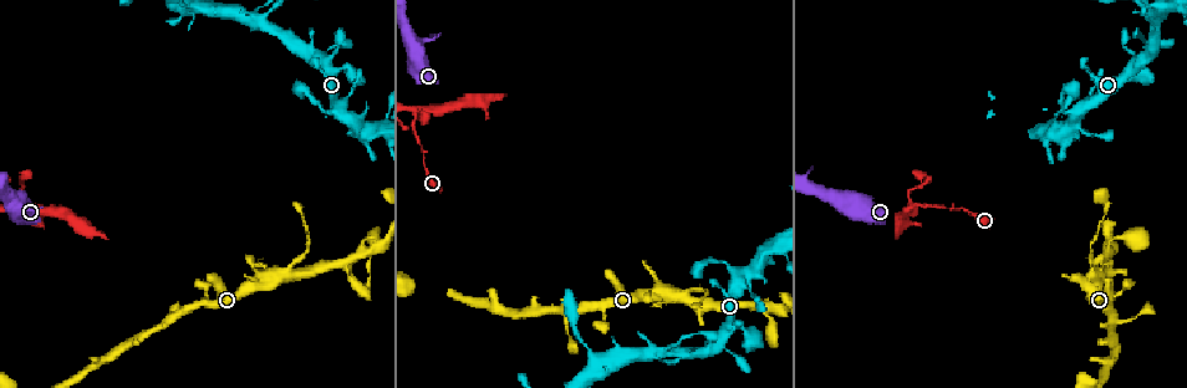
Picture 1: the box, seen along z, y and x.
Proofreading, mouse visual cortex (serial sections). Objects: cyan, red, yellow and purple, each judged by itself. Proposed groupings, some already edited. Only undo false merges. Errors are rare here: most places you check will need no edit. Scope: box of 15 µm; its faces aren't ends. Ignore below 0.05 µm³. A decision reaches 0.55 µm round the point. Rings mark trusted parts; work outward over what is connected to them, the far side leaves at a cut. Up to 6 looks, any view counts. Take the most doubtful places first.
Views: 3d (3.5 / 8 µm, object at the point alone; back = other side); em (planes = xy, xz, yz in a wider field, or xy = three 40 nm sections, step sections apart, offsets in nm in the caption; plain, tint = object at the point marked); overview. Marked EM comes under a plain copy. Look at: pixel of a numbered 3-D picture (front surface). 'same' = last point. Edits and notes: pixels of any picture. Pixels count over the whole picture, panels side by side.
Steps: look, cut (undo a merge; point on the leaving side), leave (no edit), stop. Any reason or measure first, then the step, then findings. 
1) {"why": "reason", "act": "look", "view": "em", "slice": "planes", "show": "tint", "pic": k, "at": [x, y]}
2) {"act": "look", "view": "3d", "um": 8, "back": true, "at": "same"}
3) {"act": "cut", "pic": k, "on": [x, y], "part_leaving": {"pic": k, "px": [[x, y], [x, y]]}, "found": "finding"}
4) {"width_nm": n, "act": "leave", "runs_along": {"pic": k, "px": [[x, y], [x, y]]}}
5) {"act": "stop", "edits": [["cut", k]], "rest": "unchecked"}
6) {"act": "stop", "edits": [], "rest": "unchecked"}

{"why": "thin arm on a thick one", "act": "look", "view": "3d", "um": 3.5, "pic": 1, "at": [680, 297]}

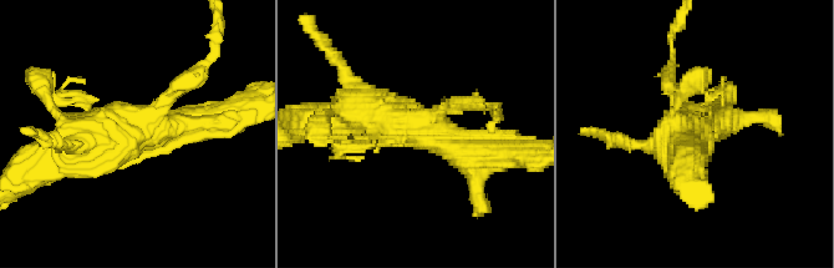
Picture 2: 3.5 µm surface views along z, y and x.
{"act": "leave", "runs_along": {"pic": 2, "px": [[65, 153], [130, 130], [218, 119]]}, "found": "continuous, no second cell"}

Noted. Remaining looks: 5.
{"why": "sharp bend", "act": "look", "view": "em", "slice": "xy", "step": 1, "show": "tint", "pic": 1, "at": [916, 207]}

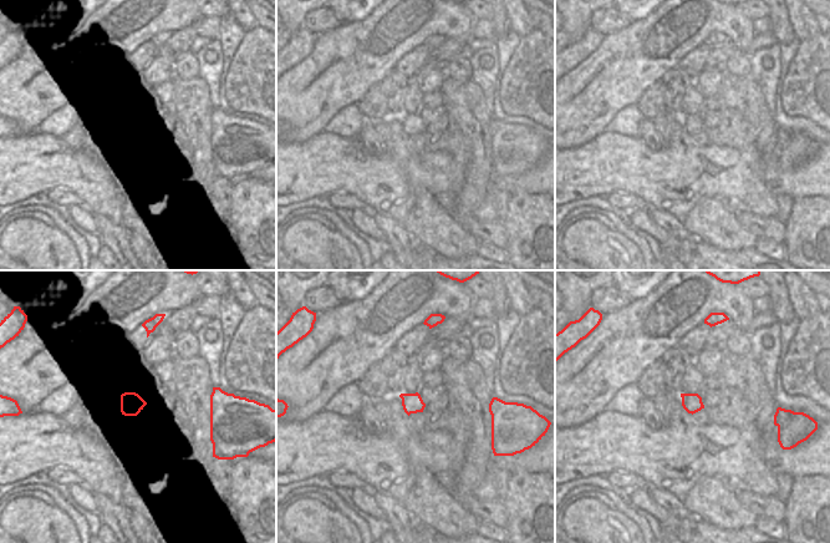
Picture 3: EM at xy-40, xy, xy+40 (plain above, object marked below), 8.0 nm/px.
{"act": "look", "view": "3d", "um": 3.5, "at": "same"}

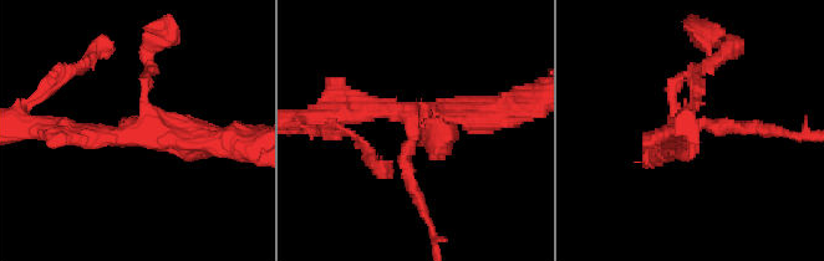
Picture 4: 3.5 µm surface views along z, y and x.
{"act": "leave", "runs_along": {"pic": 4, "px": [[412, 187], [403, 154], [420, 116], [503, 109]]}, "found": "all the same cell"}

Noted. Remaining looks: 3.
{"why": "calibre changes", "act": "look", "view": "3d", "um": 3.5, "back": true, "pic": 1, "at": [274, 6]}

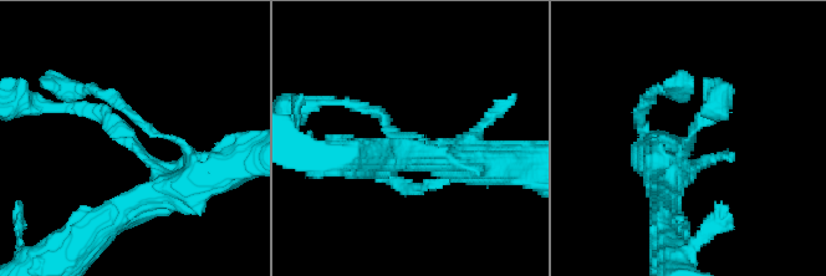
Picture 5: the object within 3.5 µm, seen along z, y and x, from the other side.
{"arm_widths_nm": [150, 350], "why": "shape alone is not enough", "act": "look", "view": "em", "slice": "xy", "step": 1, "show": "tint", "pic": 5, "at": [687, 143]}

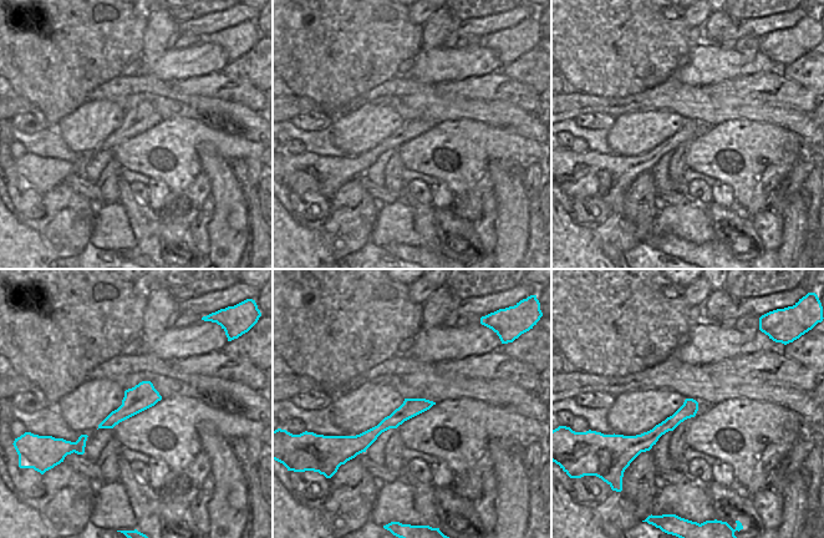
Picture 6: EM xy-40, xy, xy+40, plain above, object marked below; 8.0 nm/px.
{"act": "leave", "runs_along": {"pic": 6, "px": [[428, 404], [408, 409], [360, 447]]}, "found": "continuous, no second cell"}

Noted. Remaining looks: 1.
{"act": "stop", "edits": [], "rest": "unchecked"}

